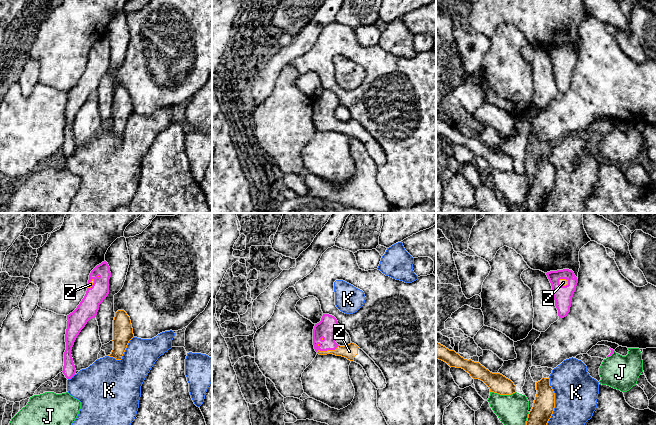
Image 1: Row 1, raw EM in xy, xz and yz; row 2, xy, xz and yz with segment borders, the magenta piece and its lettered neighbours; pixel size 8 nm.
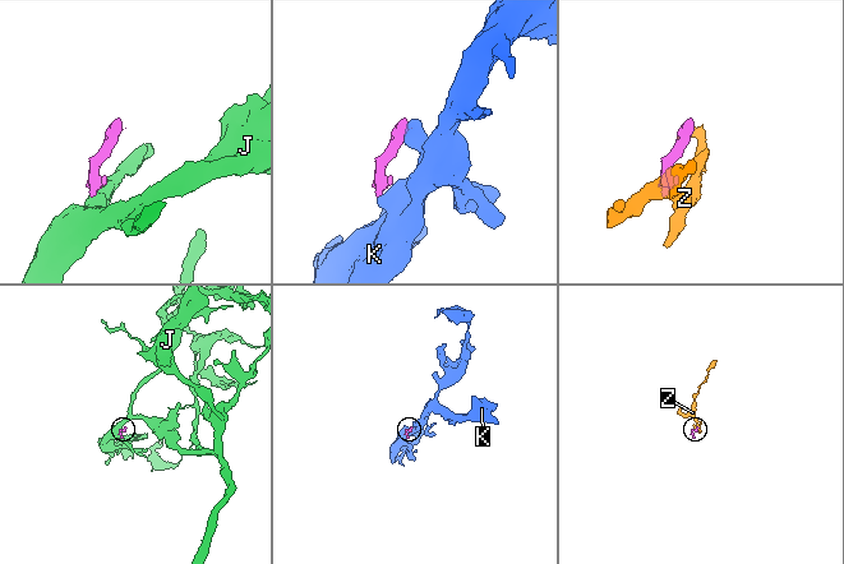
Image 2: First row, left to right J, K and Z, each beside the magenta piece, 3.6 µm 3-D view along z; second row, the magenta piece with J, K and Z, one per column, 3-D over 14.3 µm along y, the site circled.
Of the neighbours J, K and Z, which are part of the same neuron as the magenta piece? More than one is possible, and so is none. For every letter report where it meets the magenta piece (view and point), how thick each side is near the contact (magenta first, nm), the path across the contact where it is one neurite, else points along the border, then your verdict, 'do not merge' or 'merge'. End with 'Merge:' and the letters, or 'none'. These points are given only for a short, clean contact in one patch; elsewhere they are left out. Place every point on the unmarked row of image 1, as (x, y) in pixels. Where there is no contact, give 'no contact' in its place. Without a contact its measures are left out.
J: meets magenta in yz at (610, 131); 20 nm thick on the magenta side, 280 nm on the other; border along yz (614, 127), (607, 133); do not merge
K: meets magenta in xy at (71, 153); 100 nm thick on the magenta side, 400 nm on the other; border along xy (75, 150), (68, 155); do not merge
Z: meets magenta in xz at (327, 125); 160 nm thick on the magenta side, 120 nm on the other; runs through xz (326, 104), (327, 125), (349, 127); merge
Merge: Z

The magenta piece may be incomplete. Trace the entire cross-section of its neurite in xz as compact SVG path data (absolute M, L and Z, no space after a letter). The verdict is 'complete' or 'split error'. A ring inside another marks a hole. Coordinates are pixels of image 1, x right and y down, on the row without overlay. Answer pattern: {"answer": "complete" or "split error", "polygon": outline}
{"answer": "split error", "polygon": "M323 90L321 97L313 105L313 121L317 130L333 130L354 137L363 143L376 165L385 164L387 159L382 147L362 125L352 118L346 122L335 118L335 109L339 104L334 92Z"}

